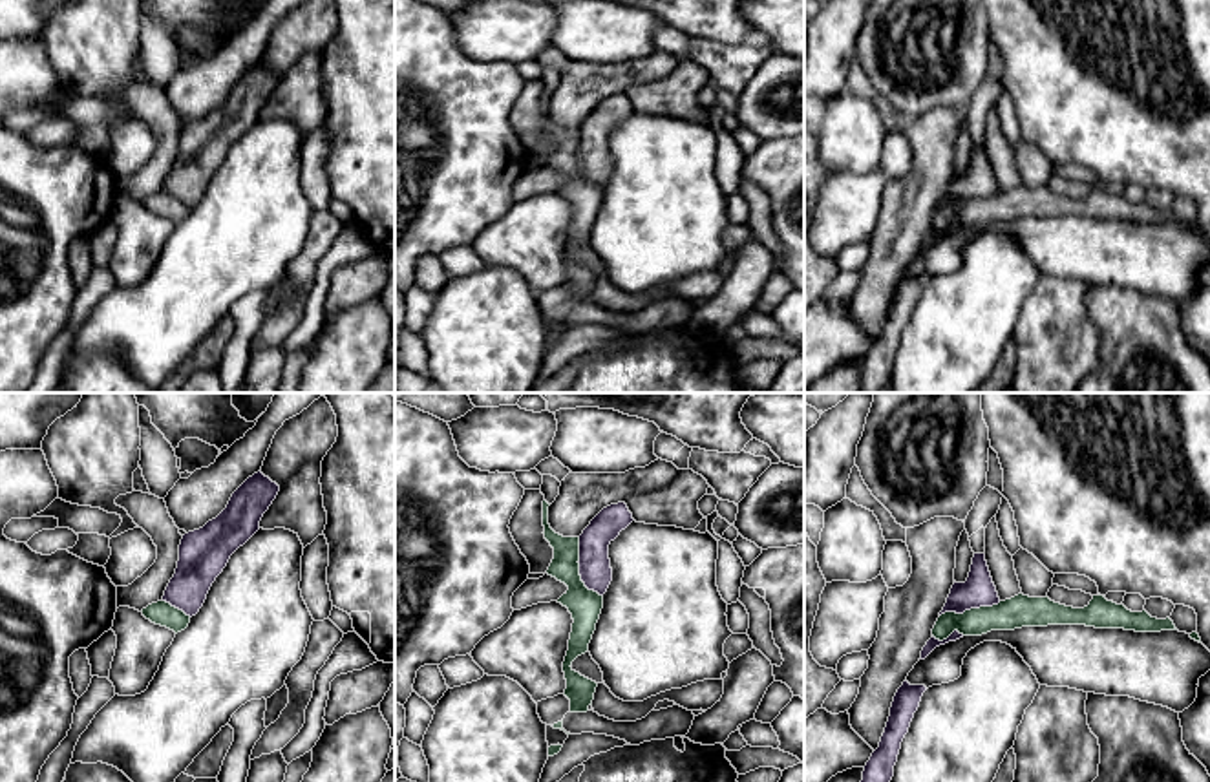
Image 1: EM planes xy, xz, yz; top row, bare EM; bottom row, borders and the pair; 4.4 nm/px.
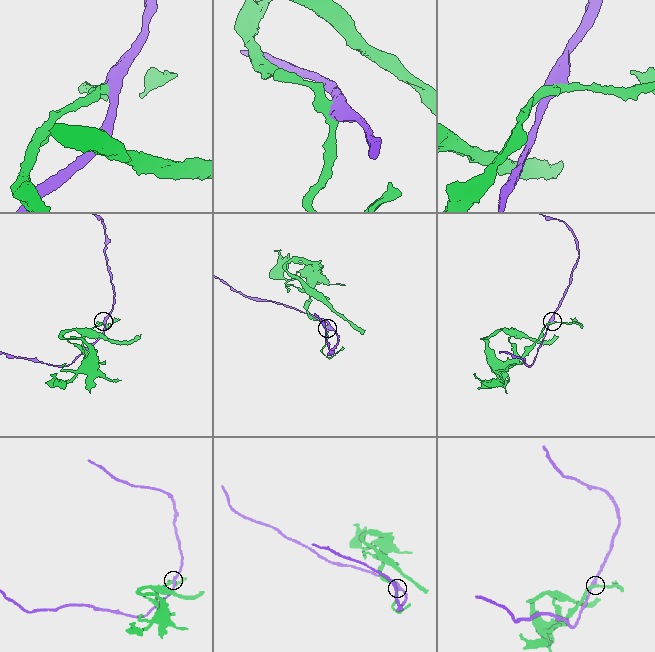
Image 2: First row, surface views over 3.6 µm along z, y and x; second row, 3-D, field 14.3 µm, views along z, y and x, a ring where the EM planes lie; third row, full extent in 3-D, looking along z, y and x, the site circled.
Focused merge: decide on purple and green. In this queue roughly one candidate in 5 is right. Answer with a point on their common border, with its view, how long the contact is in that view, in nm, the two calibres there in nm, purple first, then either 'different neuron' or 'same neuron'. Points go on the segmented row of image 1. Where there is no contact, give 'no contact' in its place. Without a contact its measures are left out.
meets purple in xz at (580, 570); contact 280 nm long; 140 nm thick on the purple side, 150 nm on the other; different neuron

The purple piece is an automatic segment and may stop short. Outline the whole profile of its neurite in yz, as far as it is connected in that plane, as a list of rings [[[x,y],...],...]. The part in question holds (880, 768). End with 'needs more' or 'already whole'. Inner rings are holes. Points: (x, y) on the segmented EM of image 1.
[[[907,680],[897,689],[879,747],[872,753],[870,760],[866,762],[861,782],[892,780],[901,742],[908,733],[910,722],[919,707],[925,691],[925,685],[910,685]]] | already whole

